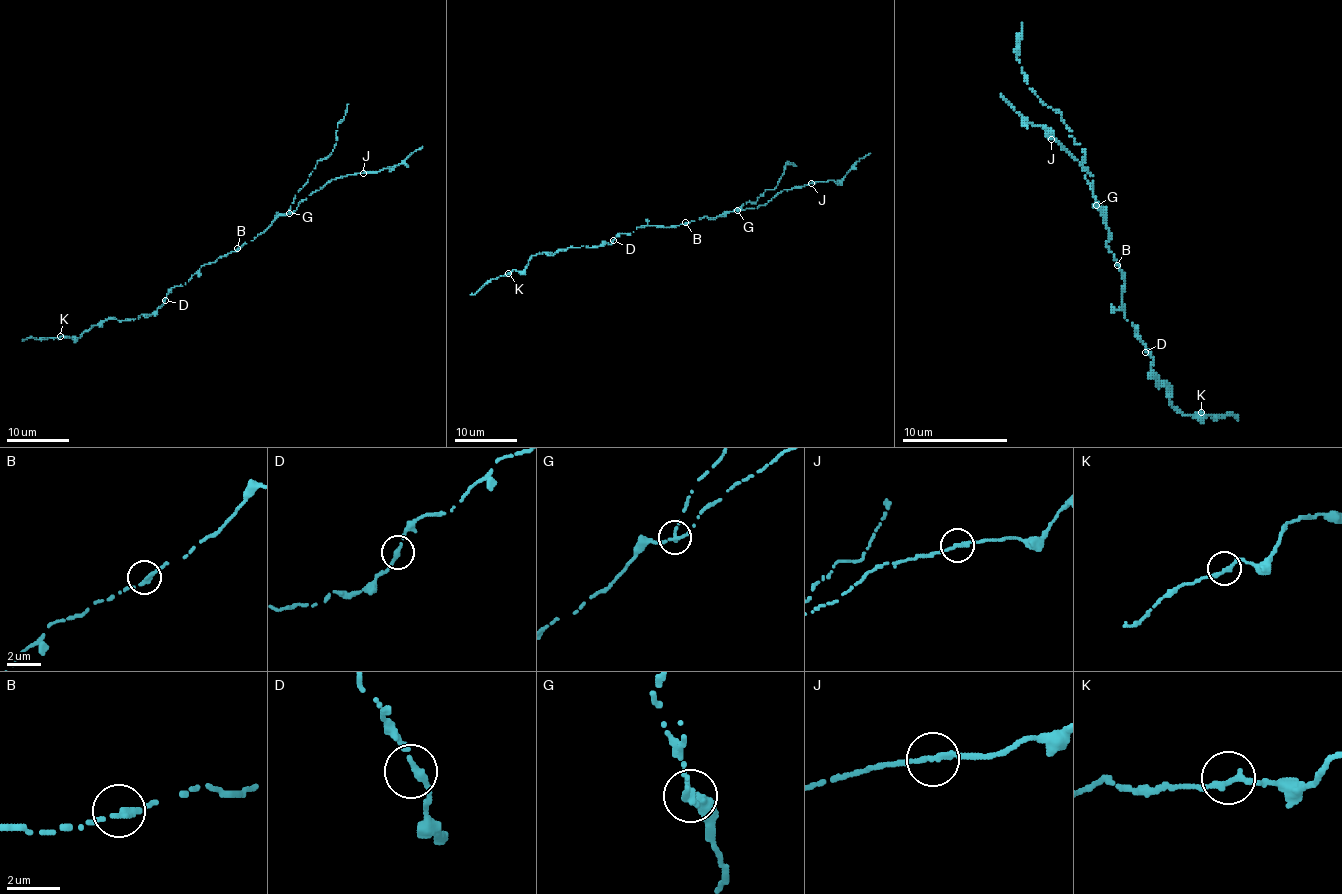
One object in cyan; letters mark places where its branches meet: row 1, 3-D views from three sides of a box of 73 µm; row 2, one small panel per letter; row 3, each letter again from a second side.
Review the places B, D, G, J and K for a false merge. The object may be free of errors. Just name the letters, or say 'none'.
G

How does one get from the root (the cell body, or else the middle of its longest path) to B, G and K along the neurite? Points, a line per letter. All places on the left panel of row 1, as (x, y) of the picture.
B: (221, 258), (237, 248)
G: (221, 258), (237, 251), (279, 215), (289, 212)
K: (221, 258), (204, 264), (185, 284), (174, 286), (151, 314), (101, 320), (80, 338), (60, 336)

